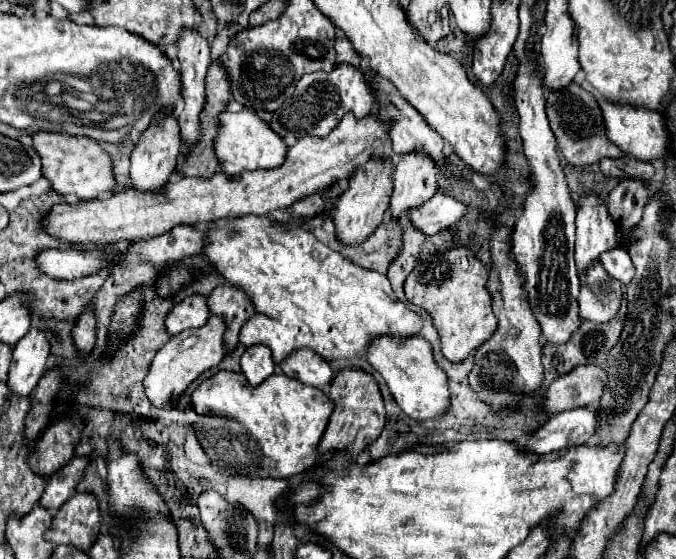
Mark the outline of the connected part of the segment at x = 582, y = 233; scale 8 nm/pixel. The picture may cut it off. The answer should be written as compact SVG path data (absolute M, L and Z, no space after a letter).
M596 196L582 198L576 212L576 266L580 274L594 262L600 262L602 252L620 246L616 232L606 204Z

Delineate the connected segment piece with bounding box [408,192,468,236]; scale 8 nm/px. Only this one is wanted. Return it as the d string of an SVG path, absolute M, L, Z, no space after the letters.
M438 192L426 204L408 212L408 218L414 222L416 228L422 228L428 236L434 236L454 224L458 224L468 214L468 206L458 202L456 198Z

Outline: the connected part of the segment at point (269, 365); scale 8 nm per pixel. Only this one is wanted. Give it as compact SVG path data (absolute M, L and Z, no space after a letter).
M258 344L246 348L242 354L242 372L226 372L220 370L212 378L204 380L194 392L192 392L192 408L200 414L216 416L218 422L214 424L202 424L196 426L196 438L204 452L208 454L210 462L216 466L230 466L230 476L242 478L294 478L306 468L312 468L318 464L316 446L326 430L326 424L332 414L332 400L318 388L306 386L300 380L288 378L284 374L272 374L274 372L274 360L270 356L270 348Z

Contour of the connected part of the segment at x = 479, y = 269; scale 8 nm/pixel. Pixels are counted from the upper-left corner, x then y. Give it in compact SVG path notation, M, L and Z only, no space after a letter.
M452 248L420 260L404 282L408 302L430 312L434 326L440 332L442 352L450 362L464 360L496 332L498 320L492 314L492 298L486 288L488 278L490 270L474 256L470 248Z

